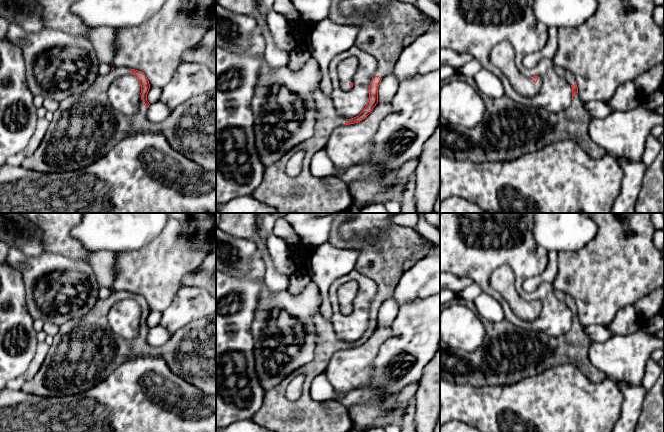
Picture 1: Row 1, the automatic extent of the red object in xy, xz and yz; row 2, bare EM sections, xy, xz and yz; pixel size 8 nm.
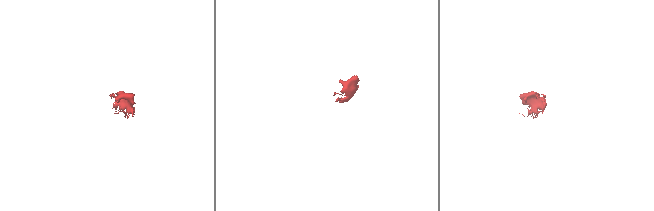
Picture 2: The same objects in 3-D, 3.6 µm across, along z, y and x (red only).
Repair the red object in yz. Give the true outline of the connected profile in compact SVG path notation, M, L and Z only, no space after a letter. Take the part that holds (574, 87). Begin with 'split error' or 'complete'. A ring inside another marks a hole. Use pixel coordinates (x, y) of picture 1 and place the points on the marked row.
split error | M558 66L555 67L555 71L572 87L572 102L568 109L553 114L541 108L527 108L507 96L501 97L498 102L483 96L486 106L485 117L474 128L455 126L440 115L440 156L473 163L512 161L522 155L534 153L553 142L563 140L576 142L590 157L600 158L605 155L606 150L596 145L590 137L588 129L593 116L587 111L585 102L578 94L574 76Z

